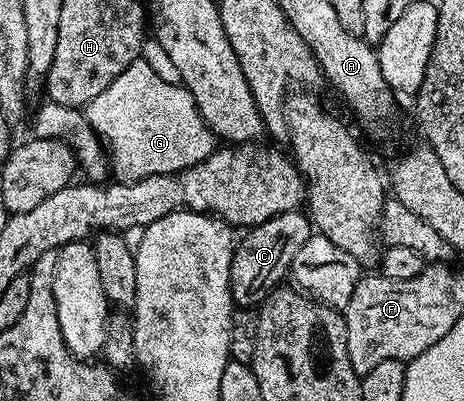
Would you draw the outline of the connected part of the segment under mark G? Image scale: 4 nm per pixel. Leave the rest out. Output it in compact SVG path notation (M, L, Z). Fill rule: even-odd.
M144 60L133 62L120 72L103 92L84 107L83 113L97 137L107 147L112 173L117 174L116 177L122 182L136 182L139 178L156 174L178 174L180 170L207 160L215 149L215 135L203 120L191 92L184 85L163 80L163 76L159 76L159 72L155 72L155 68Z

